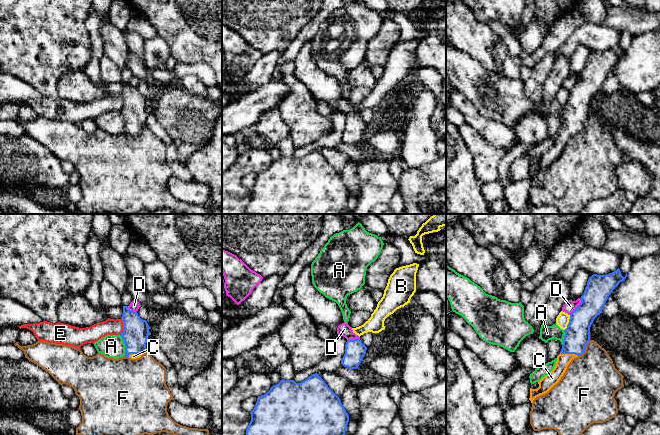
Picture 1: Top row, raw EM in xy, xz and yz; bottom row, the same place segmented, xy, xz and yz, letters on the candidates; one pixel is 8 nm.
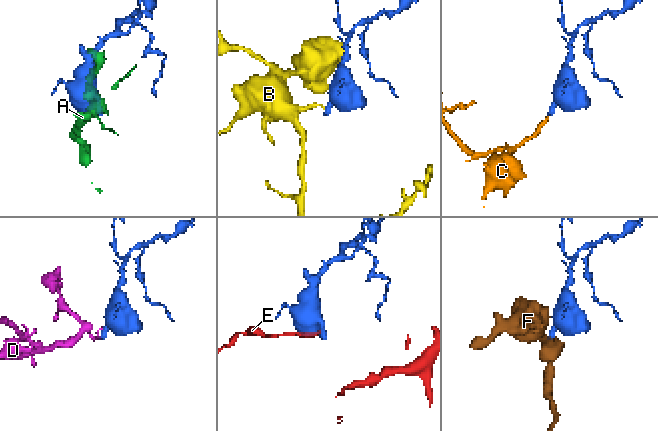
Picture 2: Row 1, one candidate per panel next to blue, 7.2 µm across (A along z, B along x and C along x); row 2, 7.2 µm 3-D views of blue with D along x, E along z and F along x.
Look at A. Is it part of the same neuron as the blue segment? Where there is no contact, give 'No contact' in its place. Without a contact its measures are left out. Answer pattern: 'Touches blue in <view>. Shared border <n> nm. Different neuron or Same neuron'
Touches blue in xy. Shared border 180 nm. Different neuron

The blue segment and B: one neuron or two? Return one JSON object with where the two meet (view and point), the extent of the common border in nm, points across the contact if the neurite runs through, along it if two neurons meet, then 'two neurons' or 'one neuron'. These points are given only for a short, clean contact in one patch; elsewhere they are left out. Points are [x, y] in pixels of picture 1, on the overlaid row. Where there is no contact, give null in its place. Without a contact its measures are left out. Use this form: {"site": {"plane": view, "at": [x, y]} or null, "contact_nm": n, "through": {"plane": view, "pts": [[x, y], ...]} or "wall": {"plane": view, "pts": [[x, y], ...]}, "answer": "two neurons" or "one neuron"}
{"site": {"plane": "yz", "at": [568, 323]}, "contact_nm": 140, "wall": {"plane": "yz", "pts": [[570, 315], [569, 322], [564, 330]]}, "answer": "two neurons"}

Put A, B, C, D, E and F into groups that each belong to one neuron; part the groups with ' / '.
A / B E / C / D / F

